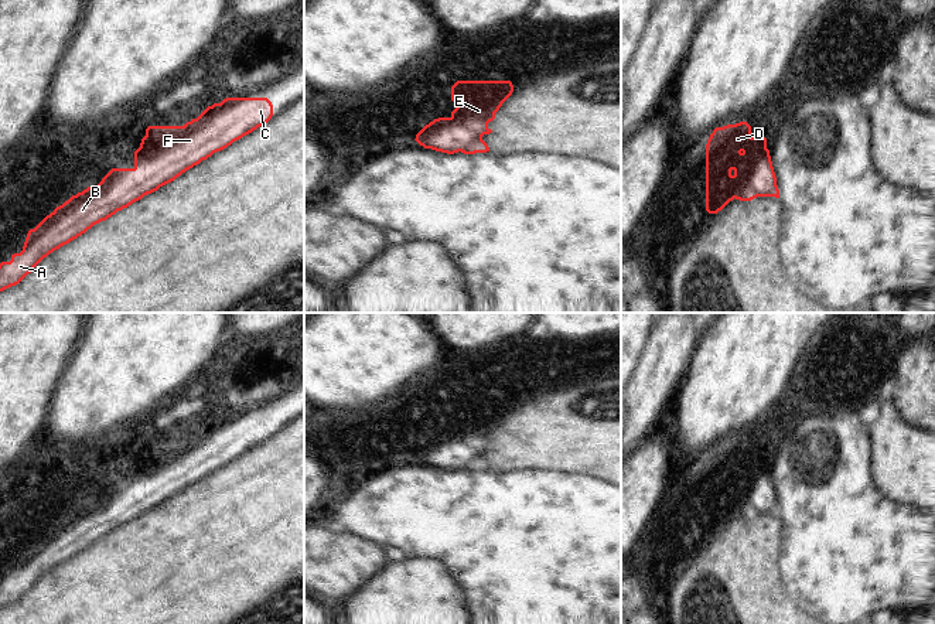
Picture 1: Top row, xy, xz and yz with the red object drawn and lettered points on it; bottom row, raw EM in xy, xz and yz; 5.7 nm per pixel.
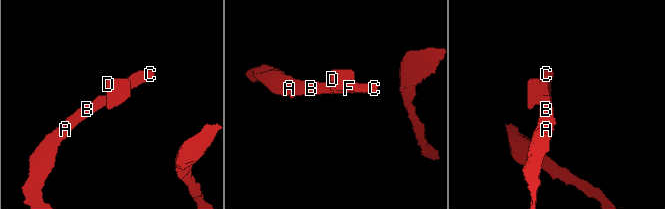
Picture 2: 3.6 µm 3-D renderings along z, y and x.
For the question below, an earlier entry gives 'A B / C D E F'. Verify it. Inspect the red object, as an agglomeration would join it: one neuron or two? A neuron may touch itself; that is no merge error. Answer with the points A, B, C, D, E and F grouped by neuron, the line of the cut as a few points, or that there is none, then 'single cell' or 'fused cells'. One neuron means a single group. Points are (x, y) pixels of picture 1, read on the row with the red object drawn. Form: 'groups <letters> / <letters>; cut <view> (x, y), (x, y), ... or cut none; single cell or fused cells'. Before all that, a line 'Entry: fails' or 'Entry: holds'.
Entry: fails
groups A B C D E F; cut none; single cell

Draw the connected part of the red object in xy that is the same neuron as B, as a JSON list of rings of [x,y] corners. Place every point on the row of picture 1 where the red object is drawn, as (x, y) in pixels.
[[[226,98],[184,126],[149,126],[134,151],[133,168],[112,168],[98,185],[72,195],[28,231],[23,250],[0,263],[0,291],[18,284],[54,250],[266,125],[272,116],[267,98]]]

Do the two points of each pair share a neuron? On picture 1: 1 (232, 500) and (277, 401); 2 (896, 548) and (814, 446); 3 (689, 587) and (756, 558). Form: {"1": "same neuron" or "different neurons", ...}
{"1": "different neurons", "2": "same neuron", "3": "same neuron"}

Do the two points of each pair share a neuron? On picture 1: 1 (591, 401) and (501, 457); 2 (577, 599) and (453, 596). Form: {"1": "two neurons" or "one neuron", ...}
{"1": "one neuron", "2": "two neurons"}

